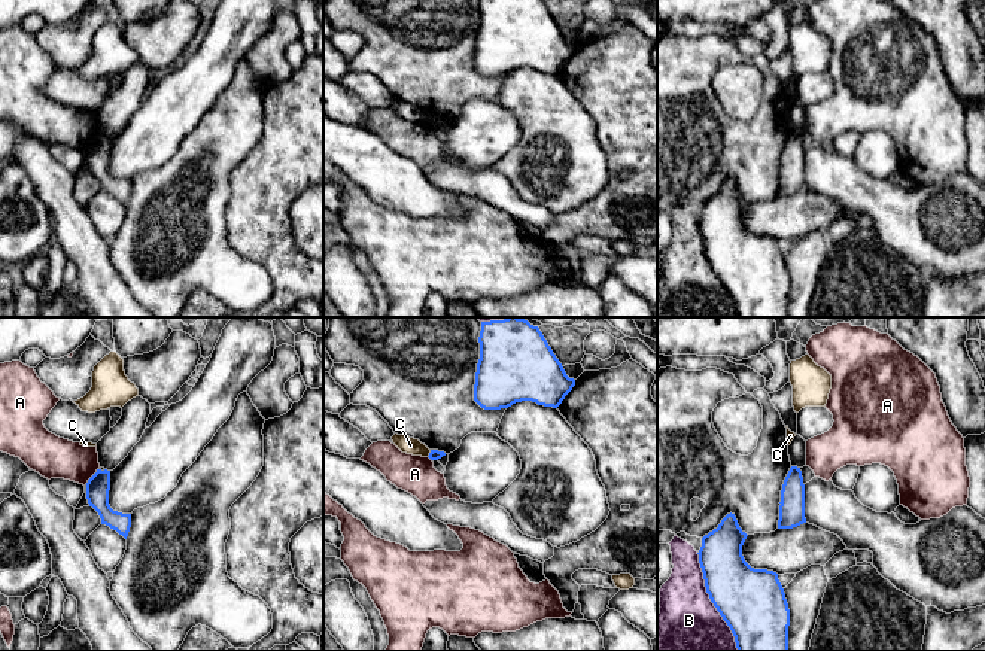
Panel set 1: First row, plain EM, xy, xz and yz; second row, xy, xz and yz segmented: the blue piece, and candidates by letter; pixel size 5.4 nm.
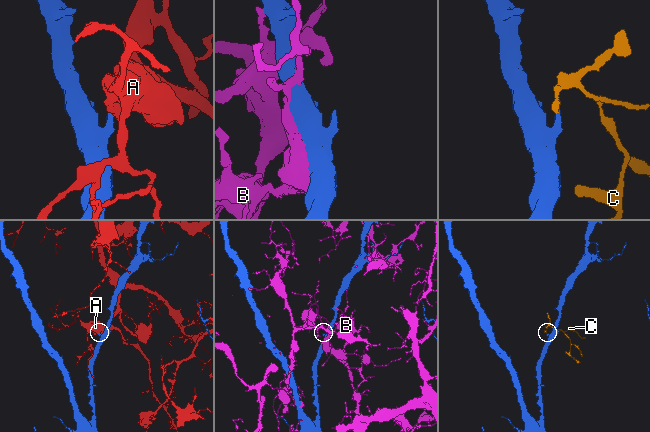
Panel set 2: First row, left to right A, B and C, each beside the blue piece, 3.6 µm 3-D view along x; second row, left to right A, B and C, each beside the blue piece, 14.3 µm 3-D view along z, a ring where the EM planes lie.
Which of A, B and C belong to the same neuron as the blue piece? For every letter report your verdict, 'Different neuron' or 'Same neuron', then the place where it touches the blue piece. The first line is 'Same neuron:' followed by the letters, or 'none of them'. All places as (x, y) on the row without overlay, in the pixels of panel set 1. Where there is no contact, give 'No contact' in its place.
Same neuron: none of them
A: Different neuron. Touches blue at xy (93, 142)
B: Different neuron. Touches blue at yz (711, 267)
C: Different neuron. Touches blue at xz (429, 119)

